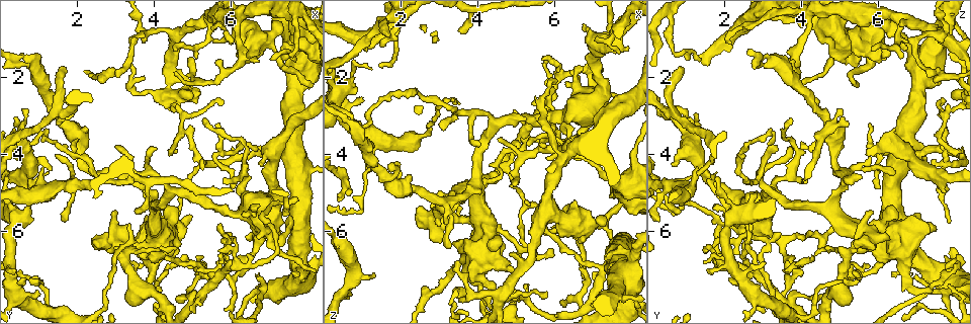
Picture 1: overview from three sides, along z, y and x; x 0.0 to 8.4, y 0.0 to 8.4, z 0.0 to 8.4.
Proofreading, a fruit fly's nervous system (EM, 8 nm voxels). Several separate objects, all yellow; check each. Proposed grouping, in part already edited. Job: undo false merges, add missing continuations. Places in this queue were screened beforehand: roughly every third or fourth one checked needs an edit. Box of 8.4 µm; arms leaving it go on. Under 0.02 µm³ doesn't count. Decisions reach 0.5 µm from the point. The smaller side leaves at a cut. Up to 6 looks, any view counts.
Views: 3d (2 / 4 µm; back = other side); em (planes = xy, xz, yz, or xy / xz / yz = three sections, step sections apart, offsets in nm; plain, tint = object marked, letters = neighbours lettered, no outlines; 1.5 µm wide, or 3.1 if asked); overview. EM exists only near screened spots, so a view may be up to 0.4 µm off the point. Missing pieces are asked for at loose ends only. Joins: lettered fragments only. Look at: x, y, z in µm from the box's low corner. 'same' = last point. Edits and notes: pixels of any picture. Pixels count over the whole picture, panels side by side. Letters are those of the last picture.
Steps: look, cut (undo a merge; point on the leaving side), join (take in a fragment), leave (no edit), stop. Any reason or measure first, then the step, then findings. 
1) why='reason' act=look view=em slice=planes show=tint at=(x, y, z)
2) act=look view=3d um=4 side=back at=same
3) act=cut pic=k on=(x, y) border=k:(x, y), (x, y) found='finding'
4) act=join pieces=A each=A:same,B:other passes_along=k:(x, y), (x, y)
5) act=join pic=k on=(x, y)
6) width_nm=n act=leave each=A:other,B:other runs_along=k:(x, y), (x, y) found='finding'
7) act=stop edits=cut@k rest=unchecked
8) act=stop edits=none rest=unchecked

why='abrupt turn' act=look view=em slice=xz step=4 show=letters at=(7.40, 5.45, 0.55)

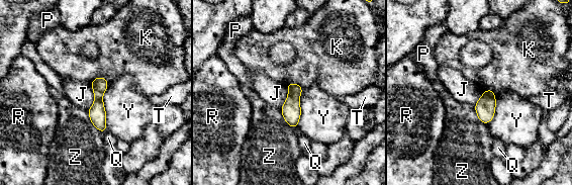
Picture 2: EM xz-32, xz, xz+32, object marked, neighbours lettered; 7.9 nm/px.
act=cut pic=2 on=(485, 107) each=J:other,K:other,P:other,Q:other,R:other,T:other,Y:other,Z:other border=2:(484, 93), (494, 96) found='a second neuron is stuck on'

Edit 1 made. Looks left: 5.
act=look view=overview

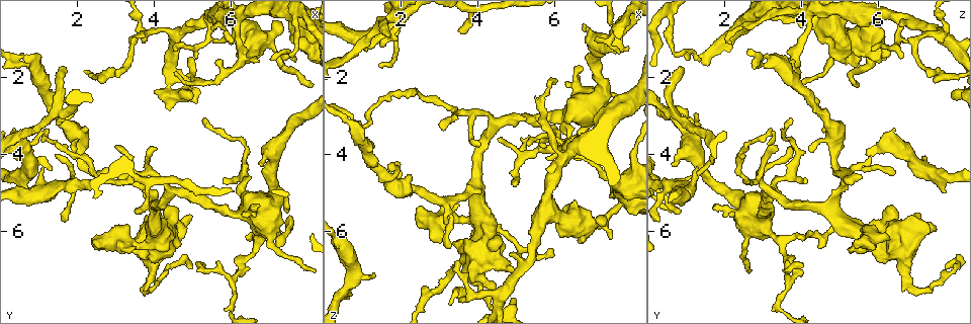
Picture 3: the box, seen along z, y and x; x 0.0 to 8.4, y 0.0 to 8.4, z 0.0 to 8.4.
act=look view=3d um=2 at=(1.65, 1.75, 0.90)

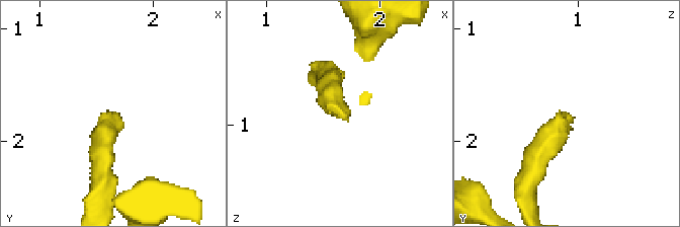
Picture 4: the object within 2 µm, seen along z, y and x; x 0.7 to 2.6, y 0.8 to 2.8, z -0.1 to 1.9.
act=look view=em slice=xy step=8 show=letters at=(1.66, 1.76, 0.92)

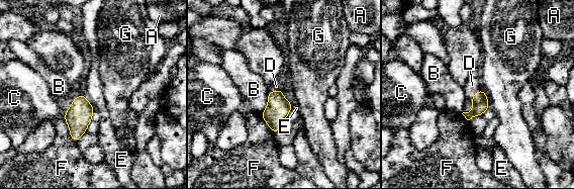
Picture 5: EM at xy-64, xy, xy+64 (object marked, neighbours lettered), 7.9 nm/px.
why='cut it another way' act=look view=em slice=yz step=4 show=letters at=same

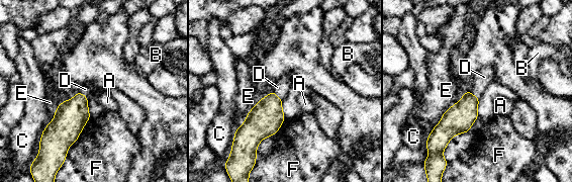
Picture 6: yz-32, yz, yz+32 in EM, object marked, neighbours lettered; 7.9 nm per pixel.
act=join pieces=D each=A:other,B:other,C:other,D:same,E:other,F:other passes_along=6:(459, 118), (474, 96), (484, 77) found='the neuron continues'

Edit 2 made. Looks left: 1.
act=stop edits=cut@2,join@6 rest=unchecked

